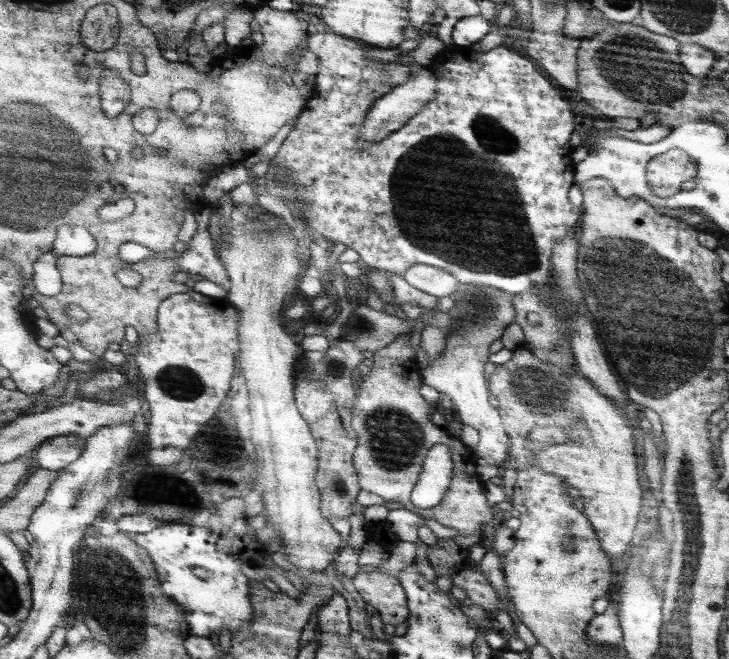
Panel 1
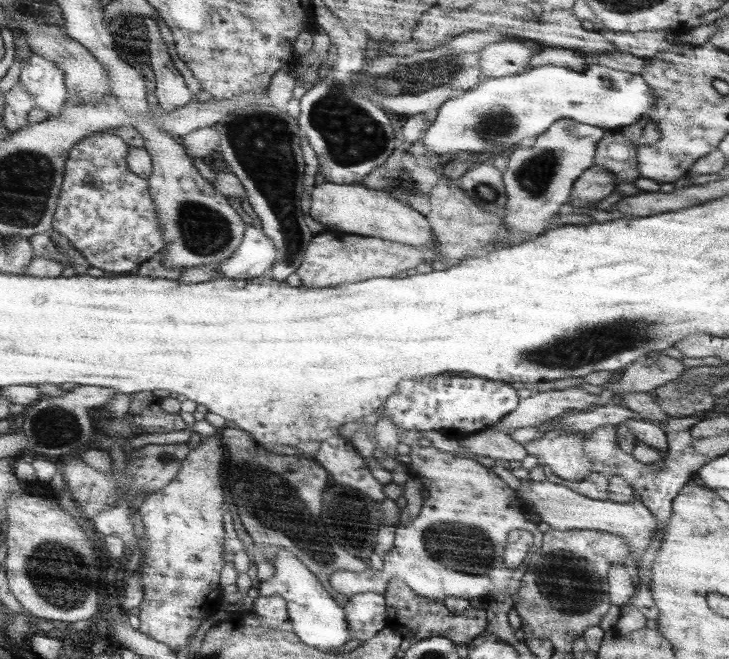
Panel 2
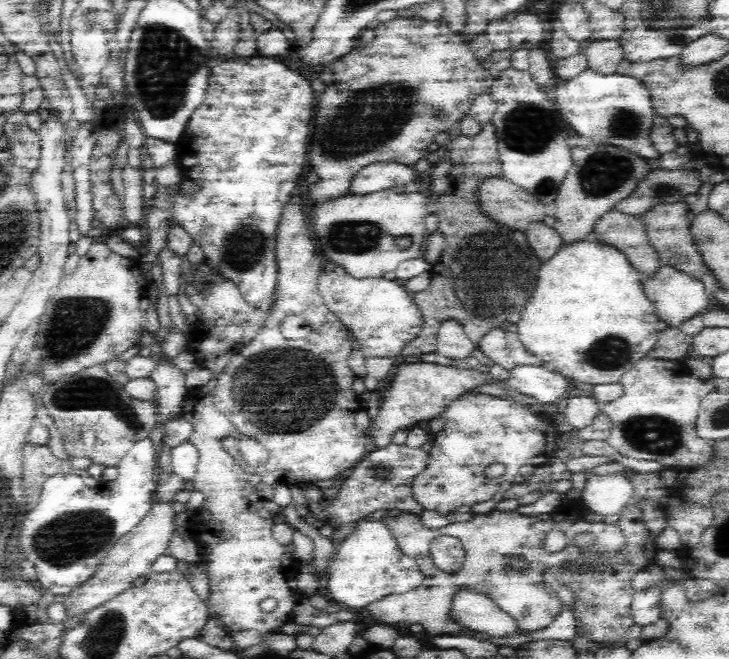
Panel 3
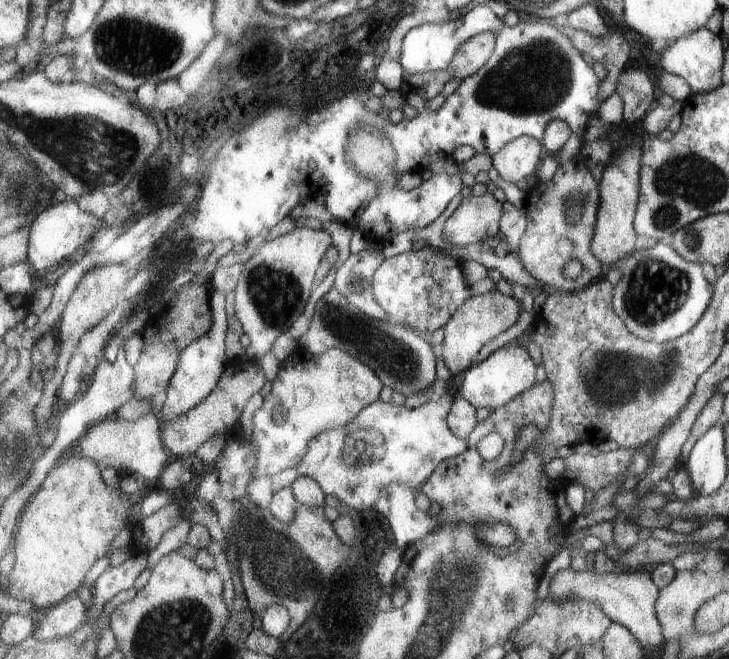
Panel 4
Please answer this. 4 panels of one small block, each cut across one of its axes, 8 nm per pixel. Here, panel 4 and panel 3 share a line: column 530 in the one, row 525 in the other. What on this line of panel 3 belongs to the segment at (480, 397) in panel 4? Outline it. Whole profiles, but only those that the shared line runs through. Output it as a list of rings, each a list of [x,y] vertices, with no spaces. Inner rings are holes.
[[[368,514],[356,520],[356,526],[338,544],[334,554],[336,558],[332,558],[324,588],[328,588],[330,598],[334,598],[344,608],[356,612],[366,612],[366,606],[370,602],[378,602],[396,594],[406,594],[422,580],[422,572],[416,560],[402,552],[398,538],[390,530],[390,524],[386,520],[374,520]]]

